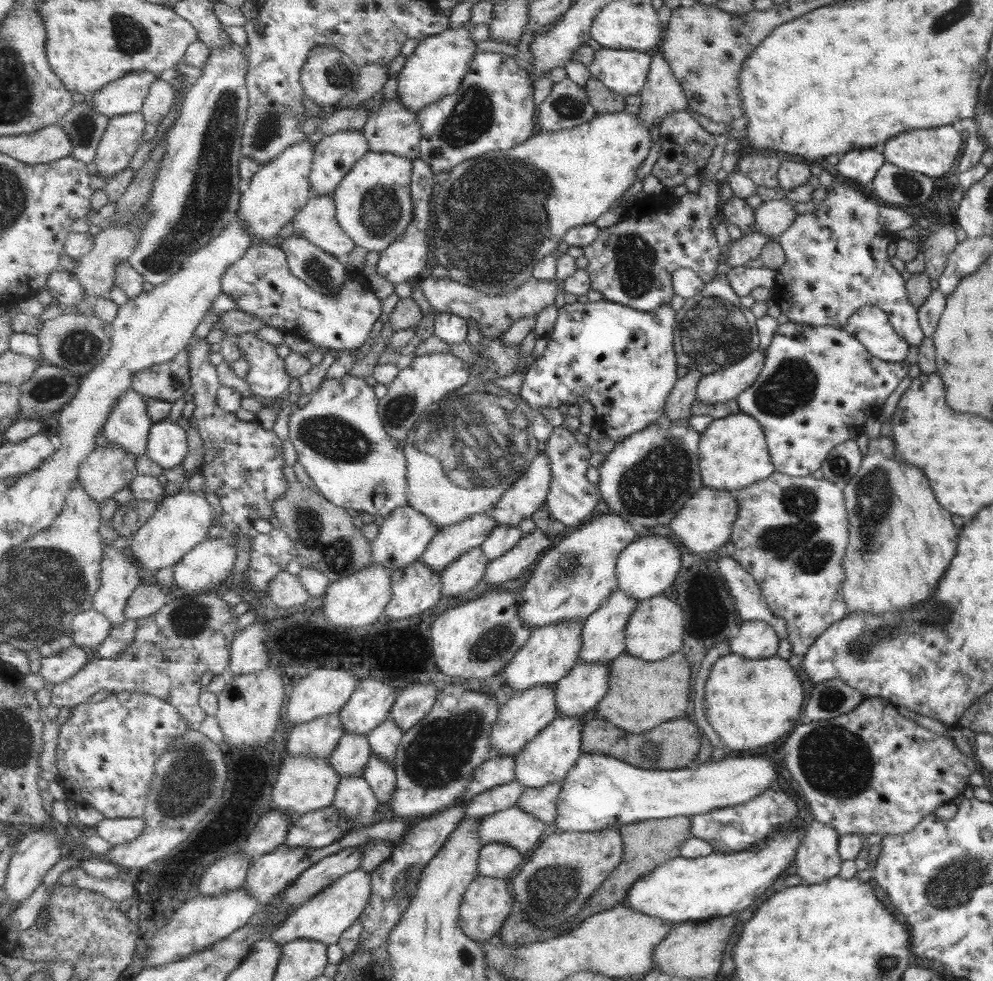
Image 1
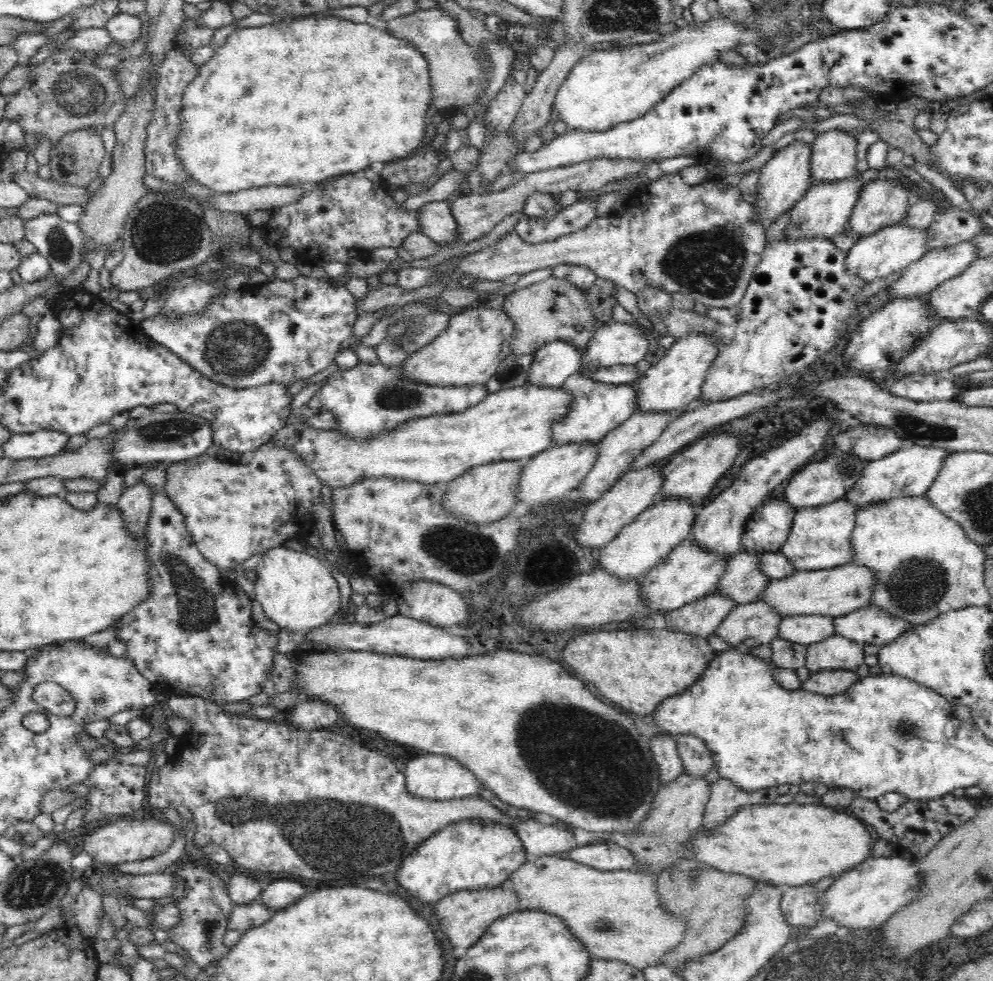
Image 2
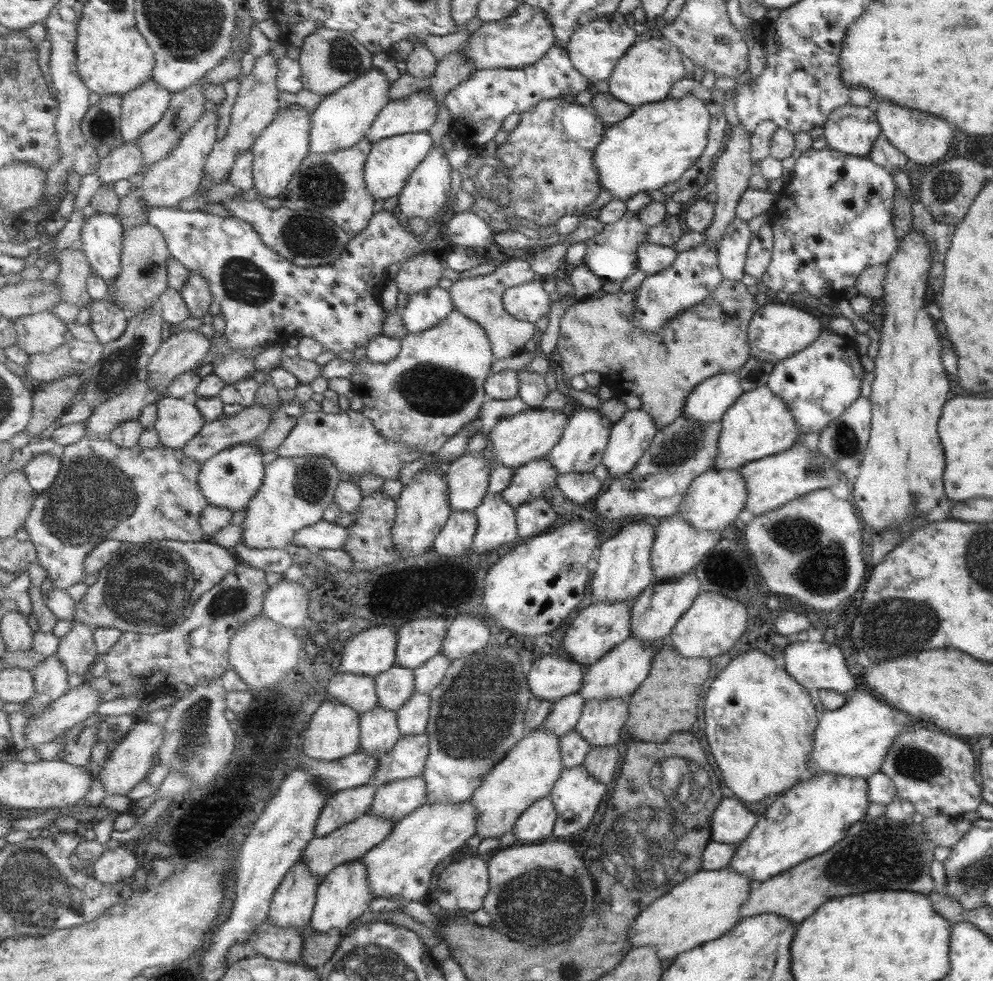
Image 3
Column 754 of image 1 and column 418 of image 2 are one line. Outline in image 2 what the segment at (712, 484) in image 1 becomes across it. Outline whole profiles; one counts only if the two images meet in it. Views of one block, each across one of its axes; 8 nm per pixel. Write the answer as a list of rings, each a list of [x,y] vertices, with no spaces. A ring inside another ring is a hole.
[[[530,382],[514,388],[504,388],[490,393],[480,404],[472,405],[466,412],[446,413],[442,416],[422,417],[406,421],[390,433],[379,434],[372,438],[359,438],[350,441],[333,430],[314,429],[305,424],[294,424],[281,429],[272,442],[275,446],[290,447],[296,458],[315,472],[323,482],[336,487],[350,487],[362,479],[392,478],[404,482],[436,484],[454,481],[464,472],[482,464],[500,460],[522,460],[532,458],[539,452],[550,448],[552,443],[552,426],[562,420],[571,408],[572,395],[563,386],[546,387]]]

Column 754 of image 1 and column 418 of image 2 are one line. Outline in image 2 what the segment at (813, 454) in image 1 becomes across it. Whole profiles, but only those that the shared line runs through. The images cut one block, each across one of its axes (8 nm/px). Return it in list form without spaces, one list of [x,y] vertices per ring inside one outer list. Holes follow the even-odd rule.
[[[380,360],[375,363],[360,361],[354,367],[338,367],[326,377],[319,391],[306,405],[312,410],[330,412],[337,421],[333,432],[350,441],[358,441],[359,438],[390,433],[406,421],[442,416],[443,413],[466,412],[472,405],[480,404],[486,400],[486,396],[490,396],[486,384],[472,387],[438,387],[419,380],[400,378],[404,363],[388,366]]]

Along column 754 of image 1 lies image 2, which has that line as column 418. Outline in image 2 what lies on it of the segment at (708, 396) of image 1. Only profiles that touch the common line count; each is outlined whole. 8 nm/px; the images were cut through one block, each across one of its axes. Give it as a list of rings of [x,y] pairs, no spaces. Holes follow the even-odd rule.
[[[477,305],[450,318],[448,326],[420,350],[410,354],[400,378],[419,380],[438,387],[472,387],[487,384],[500,363],[511,355],[515,323],[501,308]]]

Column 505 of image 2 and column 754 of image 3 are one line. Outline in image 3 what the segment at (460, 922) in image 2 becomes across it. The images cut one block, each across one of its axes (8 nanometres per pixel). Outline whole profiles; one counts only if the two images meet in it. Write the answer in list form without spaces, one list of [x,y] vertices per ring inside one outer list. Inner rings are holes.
[[[867,815],[858,821],[861,830],[857,834],[846,834],[825,852],[802,860],[764,882],[751,882],[751,891],[740,908],[739,918],[773,914],[797,926],[823,902],[837,896],[869,890],[909,890],[927,894],[932,884],[928,864],[933,860],[935,844],[923,836],[921,824],[896,824],[883,816],[870,818]]]

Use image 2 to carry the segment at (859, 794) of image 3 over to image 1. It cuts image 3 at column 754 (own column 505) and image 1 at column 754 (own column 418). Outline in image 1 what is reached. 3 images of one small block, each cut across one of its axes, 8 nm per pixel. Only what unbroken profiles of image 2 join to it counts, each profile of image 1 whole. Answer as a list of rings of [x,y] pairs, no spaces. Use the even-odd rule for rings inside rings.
[[[798,822],[773,832],[762,841],[745,850],[720,853],[698,858],[677,857],[639,878],[625,896],[623,906],[641,914],[661,918],[673,925],[705,921],[705,918],[723,918],[741,912],[753,904],[761,894],[781,876],[788,874],[794,862],[797,845],[804,836],[804,825]]]

